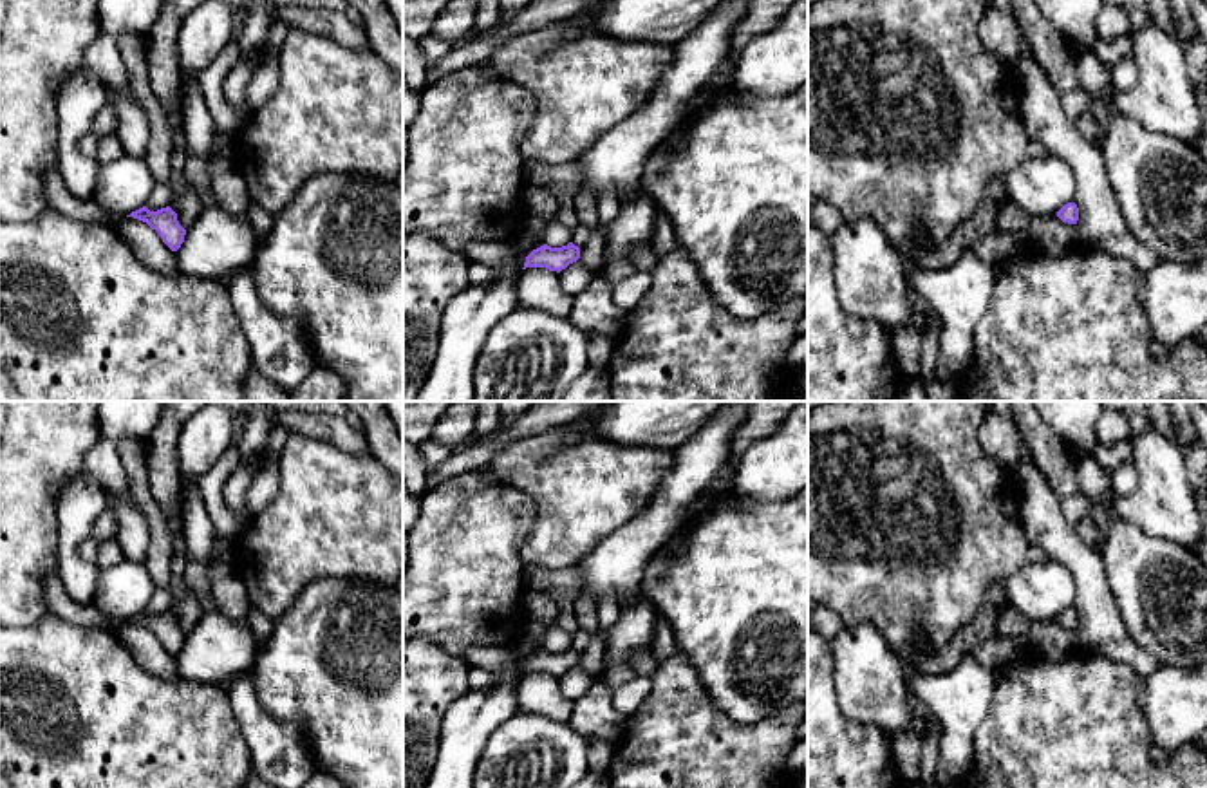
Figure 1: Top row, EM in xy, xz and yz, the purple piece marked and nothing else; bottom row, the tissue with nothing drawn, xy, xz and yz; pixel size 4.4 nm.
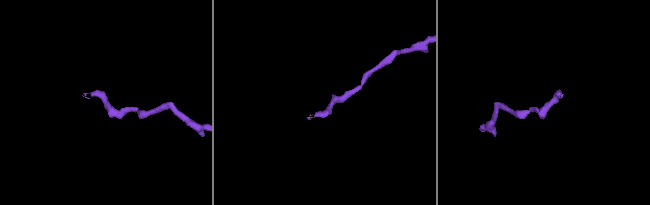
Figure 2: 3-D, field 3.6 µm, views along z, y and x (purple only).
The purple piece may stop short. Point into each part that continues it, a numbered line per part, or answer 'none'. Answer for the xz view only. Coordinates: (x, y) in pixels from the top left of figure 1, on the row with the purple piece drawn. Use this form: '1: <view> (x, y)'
1: xz (497, 255)

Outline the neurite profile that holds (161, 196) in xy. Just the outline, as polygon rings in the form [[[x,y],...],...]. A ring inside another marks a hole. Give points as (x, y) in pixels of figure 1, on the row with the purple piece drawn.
[[[155,183],[148,201],[146,201],[146,208],[150,211],[157,211],[161,208],[170,206],[172,202],[172,188],[168,183]]]

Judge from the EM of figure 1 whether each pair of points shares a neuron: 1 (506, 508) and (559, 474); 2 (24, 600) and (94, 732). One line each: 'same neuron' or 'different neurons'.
1: different neurons
2: different neurons

